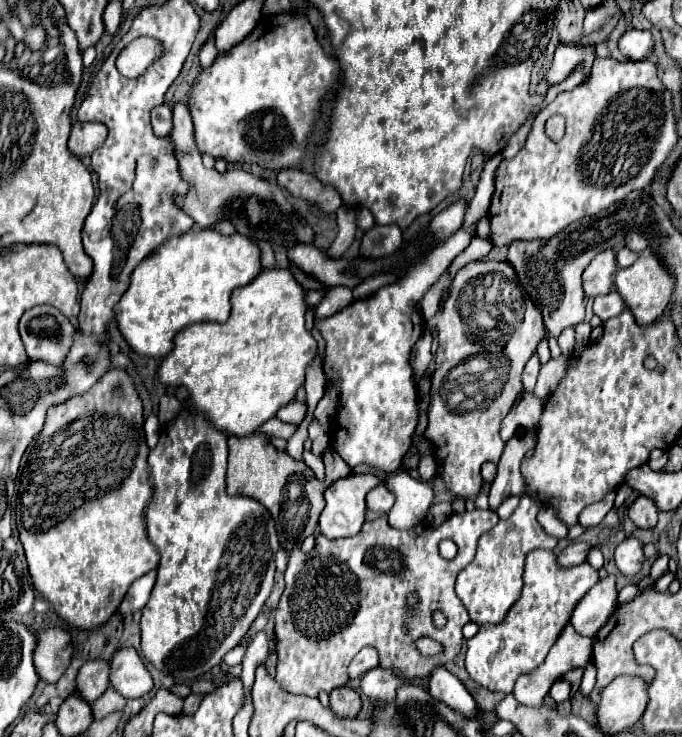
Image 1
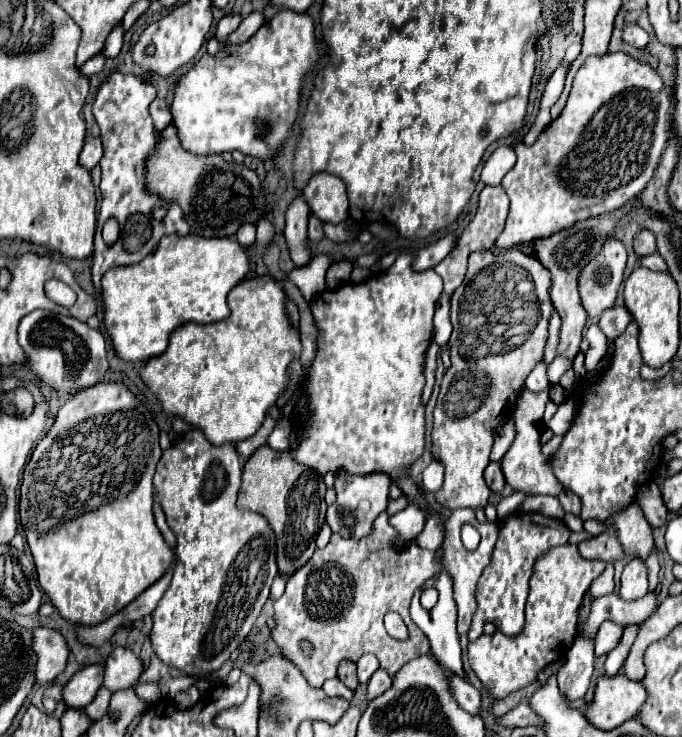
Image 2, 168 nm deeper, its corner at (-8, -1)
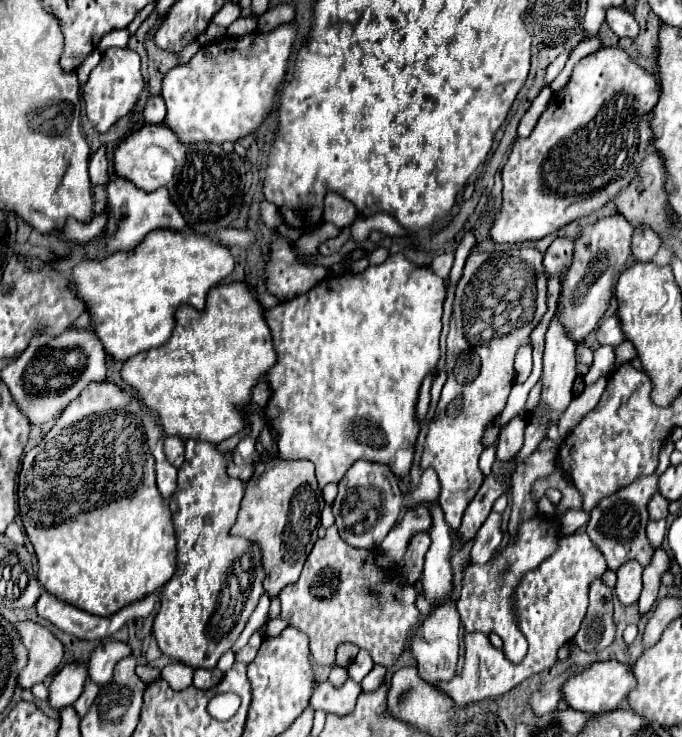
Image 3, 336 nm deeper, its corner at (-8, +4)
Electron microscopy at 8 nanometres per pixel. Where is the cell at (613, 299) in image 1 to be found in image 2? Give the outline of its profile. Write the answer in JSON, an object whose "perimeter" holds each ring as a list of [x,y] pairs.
{"perimeter":[[[622,305],[622,307],[610,307],[610,309],[606,309],[602,315],[600,315],[600,329],[604,331],[604,335],[612,341],[612,339],[616,339],[626,327],[628,327],[628,323],[632,321],[632,315],[630,315],[630,311]]]}

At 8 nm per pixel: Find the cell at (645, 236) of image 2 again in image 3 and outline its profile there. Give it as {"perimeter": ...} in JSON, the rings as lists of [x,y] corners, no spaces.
{"perimeter":[[[636,228],[632,236],[632,254],[638,262],[650,262],[660,248],[660,236],[652,228]]]}

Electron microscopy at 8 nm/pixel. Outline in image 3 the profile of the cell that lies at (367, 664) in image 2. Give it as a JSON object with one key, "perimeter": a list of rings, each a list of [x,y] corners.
{"perimeter":[[[360,650],[358,656],[350,662],[350,666],[348,666],[346,670],[348,670],[348,676],[350,676],[354,682],[360,682],[360,680],[372,670],[372,666],[374,666],[374,662],[372,662],[372,658],[368,656],[368,652]]]}

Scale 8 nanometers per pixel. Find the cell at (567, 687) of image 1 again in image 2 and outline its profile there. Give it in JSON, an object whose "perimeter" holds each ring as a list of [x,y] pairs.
{"perimeter":[[[576,635],[566,663],[558,671],[558,687],[568,699],[576,701],[586,695],[594,671],[594,635]]]}

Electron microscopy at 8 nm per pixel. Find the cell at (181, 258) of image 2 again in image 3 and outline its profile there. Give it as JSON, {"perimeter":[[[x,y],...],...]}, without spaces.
{"perimeter":[[[154,230],[130,250],[106,258],[82,260],[72,268],[74,296],[88,308],[92,330],[114,360],[128,358],[164,344],[174,328],[174,312],[182,304],[204,308],[208,290],[234,270],[230,250],[210,238],[186,236],[176,230]]]}

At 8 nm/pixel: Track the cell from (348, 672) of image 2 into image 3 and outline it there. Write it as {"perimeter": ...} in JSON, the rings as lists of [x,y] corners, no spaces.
{"perimeter":[[[344,642],[344,644],[340,644],[340,646],[336,648],[336,664],[346,668],[346,666],[356,658],[358,650],[360,650],[360,648],[356,648],[356,644],[352,644],[352,642]]]}

